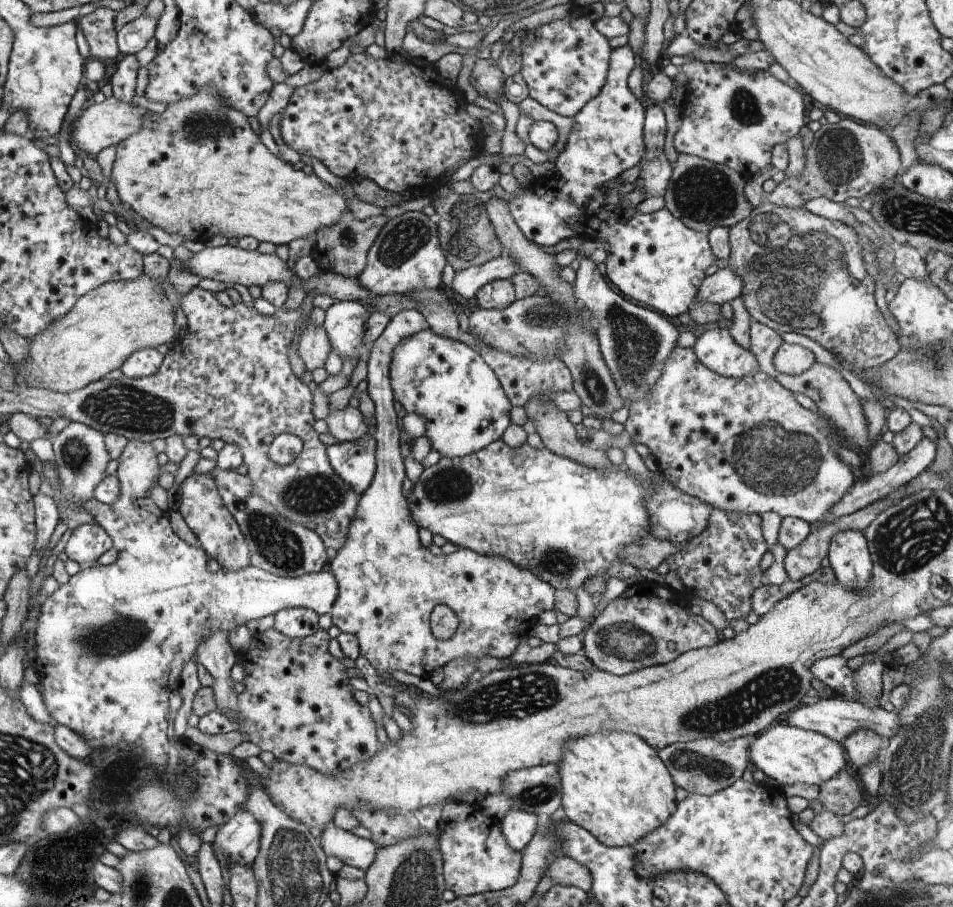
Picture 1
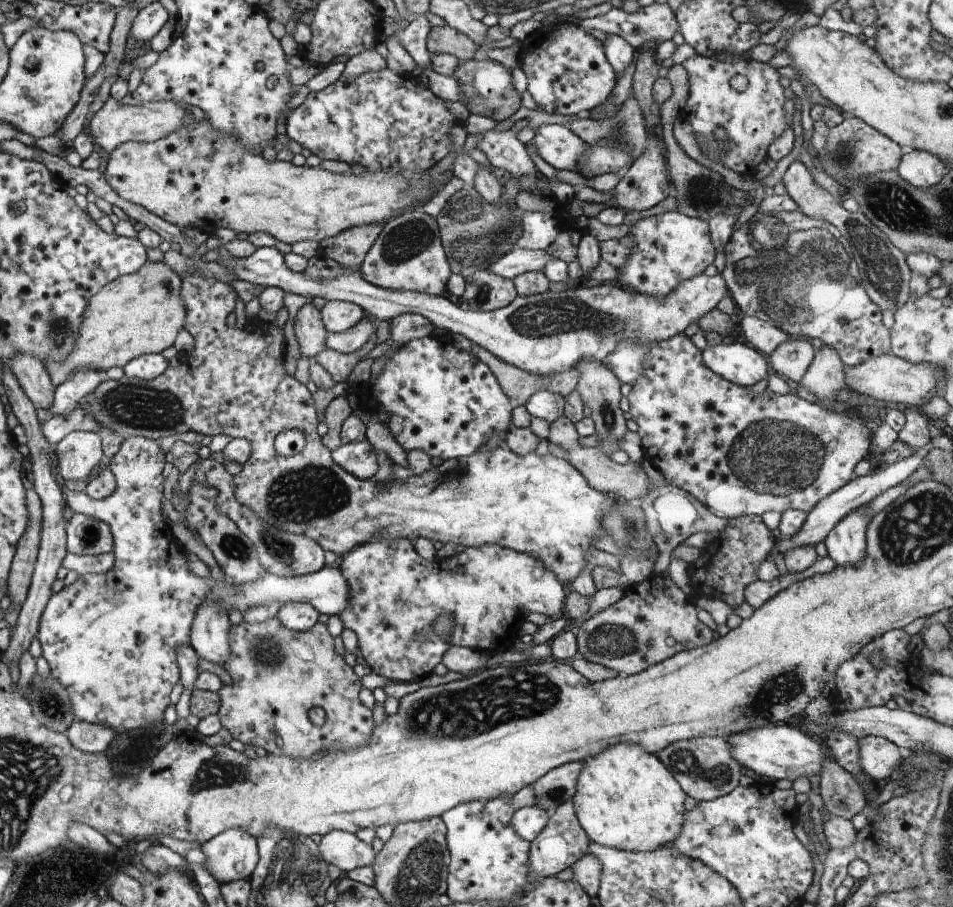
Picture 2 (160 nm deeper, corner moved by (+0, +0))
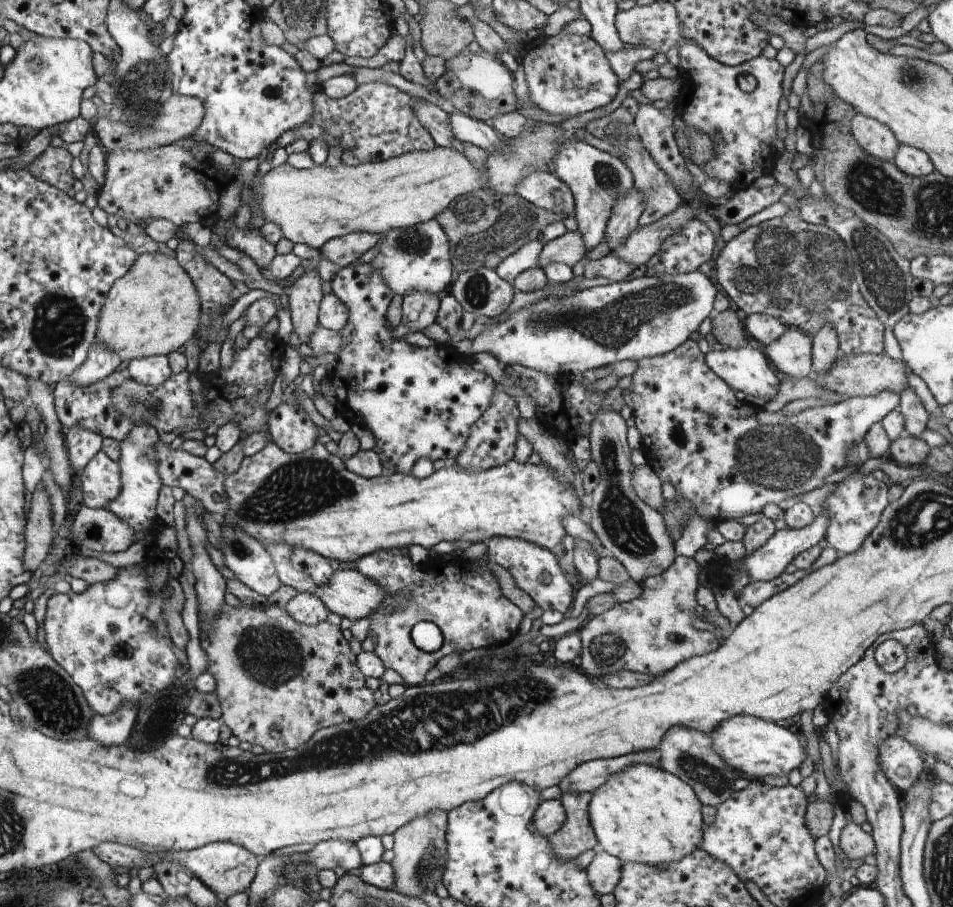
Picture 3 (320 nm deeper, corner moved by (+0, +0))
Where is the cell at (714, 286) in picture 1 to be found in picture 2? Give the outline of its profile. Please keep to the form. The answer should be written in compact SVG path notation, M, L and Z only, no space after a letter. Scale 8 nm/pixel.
M275 246L258 247L253 254L241 259L233 257L223 247L218 248L218 251L221 255L219 263L233 270L240 280L246 280L246 282L251 282L252 284L260 284L260 286L278 287L283 291L300 294L306 298L321 296L328 301L341 300L356 303L361 305L365 312L369 312L380 321L390 321L401 313L418 313L430 320L436 328L444 329L451 334L462 334L474 345L482 347L490 354L496 356L496 358L537 375L553 373L559 375L575 370L576 366L584 359L596 359L602 362L606 356L616 350L618 343L621 341L629 341L635 344L636 347L646 347L653 343L670 340L673 336L684 333L684 330L692 322L697 323L701 316L708 314L712 309L716 309L718 302L729 292L721 274L707 276L704 273L700 273L698 276L681 280L669 295L661 299L654 295L636 292L632 289L623 289L618 287L616 283L602 283L599 286L592 286L592 288L577 287L560 292L548 290L537 295L525 297L518 295L509 305L493 311L477 311L470 308L464 311L460 304L442 296L417 293L416 291L393 291L377 287L366 282L361 277L360 270L351 275L337 276L336 278L323 281L310 278L304 273L292 272L285 263L285 255Z

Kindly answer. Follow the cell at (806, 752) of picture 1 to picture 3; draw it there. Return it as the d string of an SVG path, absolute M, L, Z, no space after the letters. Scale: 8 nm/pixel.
M734 715L728 720L723 720L712 732L710 732L713 751L722 757L722 760L734 770L748 774L752 778L763 780L765 776L781 776L799 768L800 764L808 756L806 744L800 733L792 733L788 728L780 726L763 718L750 715Z

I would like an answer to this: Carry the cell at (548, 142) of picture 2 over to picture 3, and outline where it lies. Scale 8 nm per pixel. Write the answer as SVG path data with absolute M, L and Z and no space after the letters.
M567 141L557 152L555 174L568 185L575 200L575 219L588 252L603 241L613 206L633 188L633 172L618 157L600 151L585 141Z

